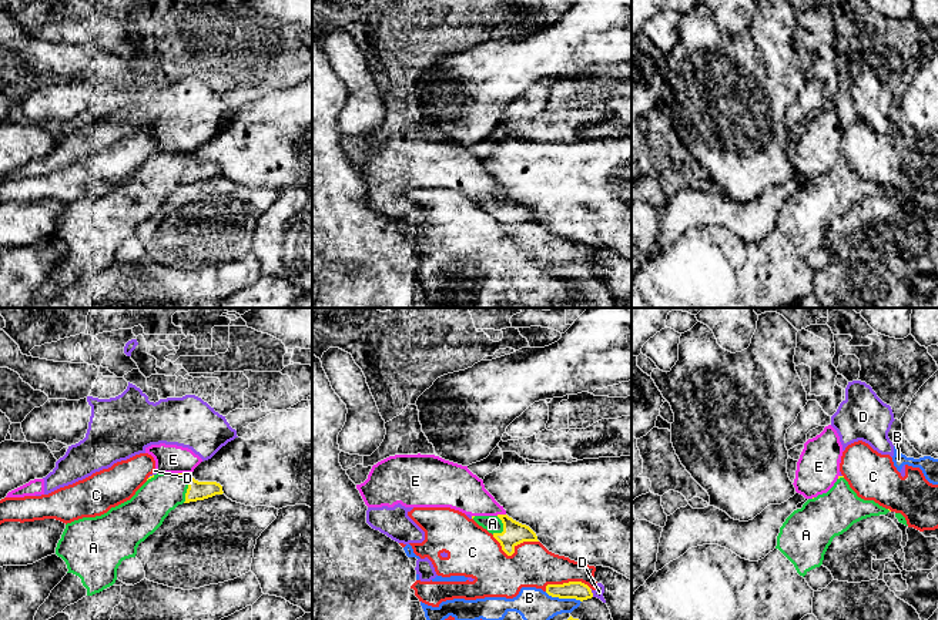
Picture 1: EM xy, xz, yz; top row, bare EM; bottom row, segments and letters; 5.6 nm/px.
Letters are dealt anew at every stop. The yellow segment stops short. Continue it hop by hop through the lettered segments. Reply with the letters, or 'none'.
A

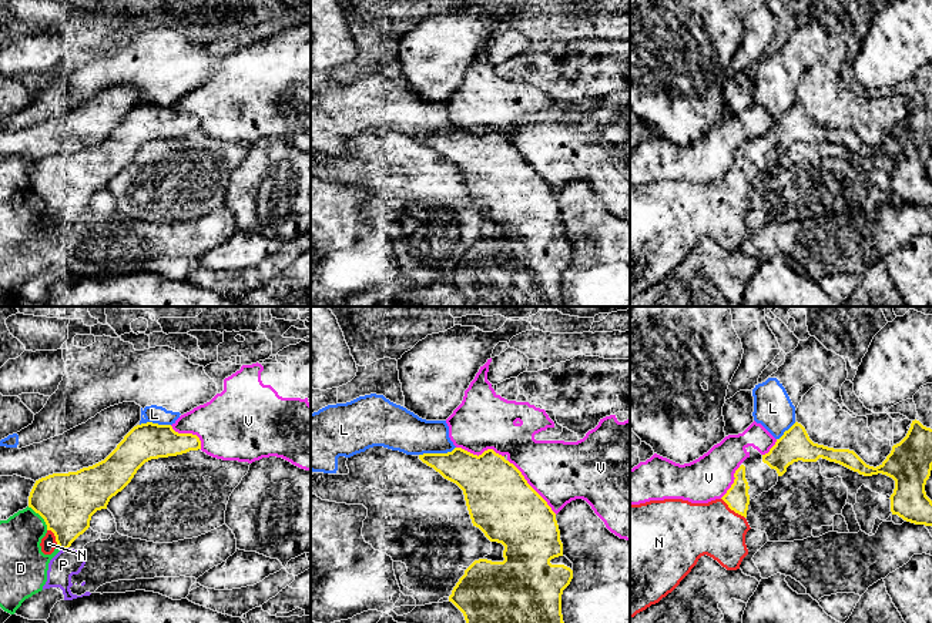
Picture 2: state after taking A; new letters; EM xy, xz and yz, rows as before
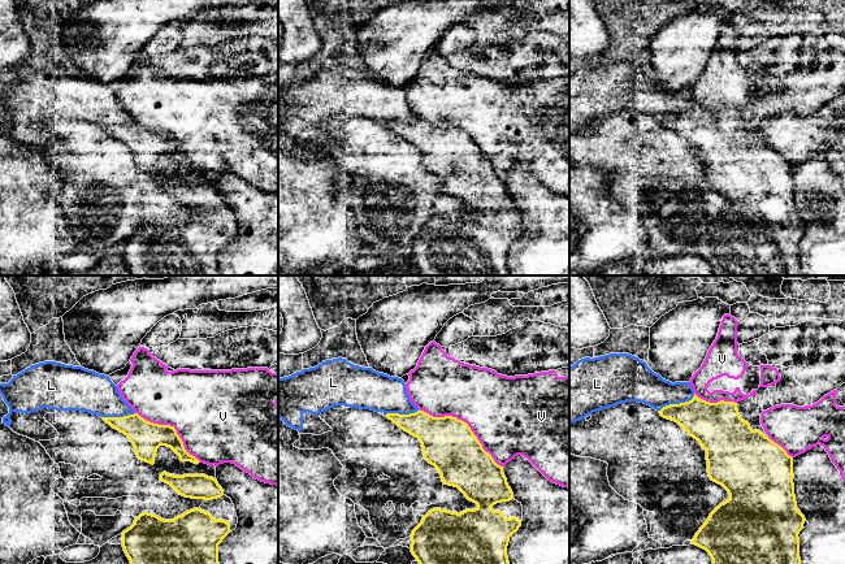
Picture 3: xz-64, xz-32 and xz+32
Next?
N

